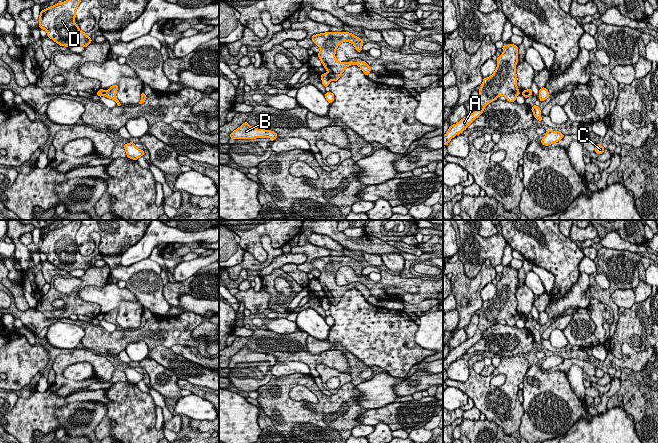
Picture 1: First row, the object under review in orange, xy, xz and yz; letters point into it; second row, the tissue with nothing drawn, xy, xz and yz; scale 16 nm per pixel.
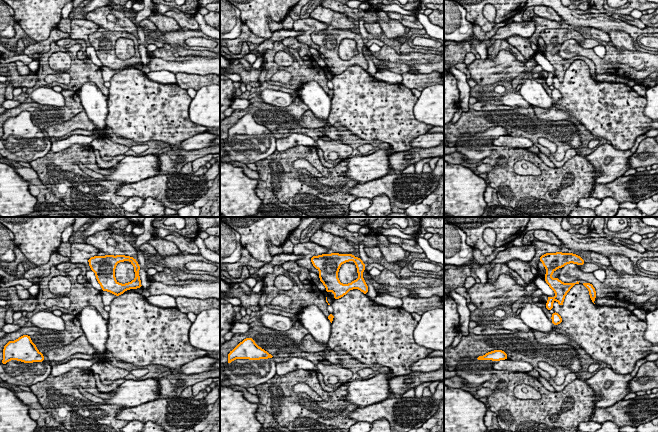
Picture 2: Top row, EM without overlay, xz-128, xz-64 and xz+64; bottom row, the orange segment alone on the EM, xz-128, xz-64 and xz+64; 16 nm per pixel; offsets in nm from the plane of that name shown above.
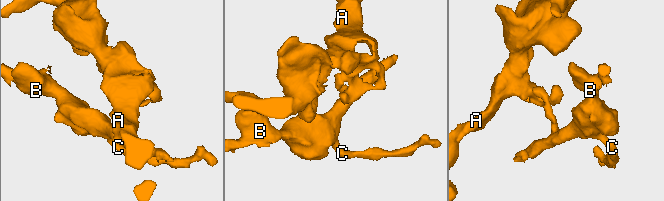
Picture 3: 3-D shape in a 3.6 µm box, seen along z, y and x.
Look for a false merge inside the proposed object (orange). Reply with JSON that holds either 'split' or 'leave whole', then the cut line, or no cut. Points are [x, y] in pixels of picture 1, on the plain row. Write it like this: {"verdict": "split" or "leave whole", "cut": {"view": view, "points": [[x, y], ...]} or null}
{"verdict": "split", "cut": {"view": "xz", "points": [[327, 299], [330, 303]]}}

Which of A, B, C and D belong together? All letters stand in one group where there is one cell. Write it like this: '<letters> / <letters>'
A D / B C

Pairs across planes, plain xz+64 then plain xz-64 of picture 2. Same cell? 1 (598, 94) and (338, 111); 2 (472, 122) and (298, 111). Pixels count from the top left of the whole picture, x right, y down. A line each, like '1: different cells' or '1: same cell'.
1: same cell
2: same cell

